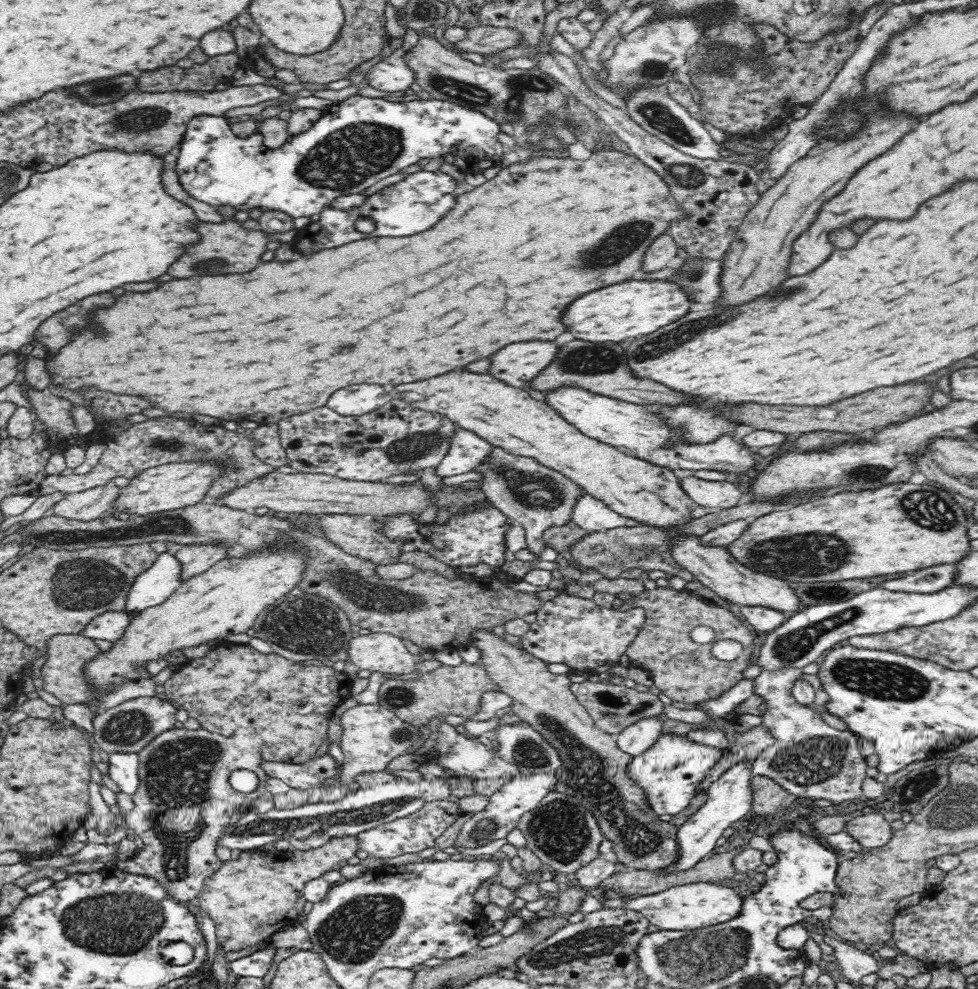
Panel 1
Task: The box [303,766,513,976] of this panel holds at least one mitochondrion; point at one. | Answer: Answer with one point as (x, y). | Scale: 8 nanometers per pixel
(358, 930)

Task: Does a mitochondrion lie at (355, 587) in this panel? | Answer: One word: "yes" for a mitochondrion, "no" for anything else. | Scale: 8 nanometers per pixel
yes

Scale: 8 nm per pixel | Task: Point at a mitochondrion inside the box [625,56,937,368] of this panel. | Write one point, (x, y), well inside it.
(658, 115)

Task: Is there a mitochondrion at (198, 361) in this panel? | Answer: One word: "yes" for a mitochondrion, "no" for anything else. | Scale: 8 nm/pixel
no

